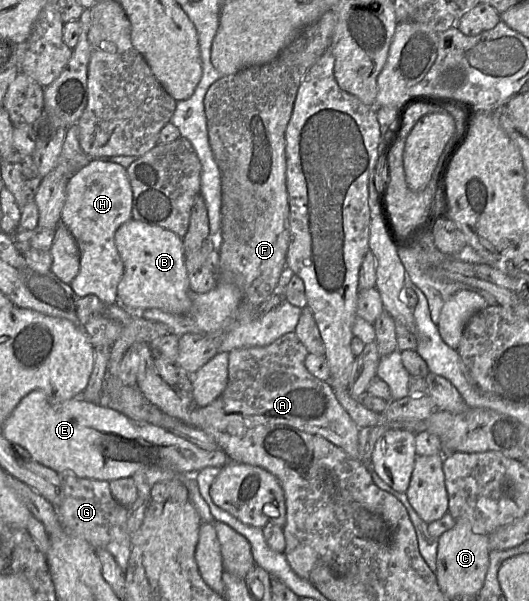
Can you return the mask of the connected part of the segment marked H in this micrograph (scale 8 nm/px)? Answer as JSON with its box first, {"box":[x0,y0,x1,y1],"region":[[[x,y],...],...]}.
{"box":[61,158,133,305],"region":[[[91,158],[69,179],[66,199],[61,213],[61,223],[70,231],[80,251],[80,268],[70,283],[78,296],[94,295],[105,305],[118,301],[117,288],[124,273],[124,265],[116,248],[114,236],[117,229],[132,219],[133,194],[126,168],[103,158]]]}

